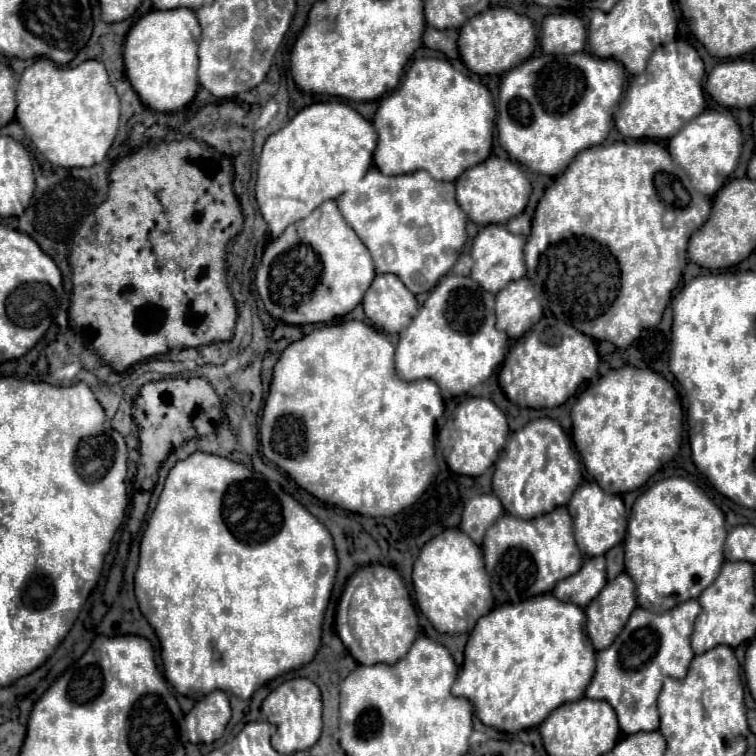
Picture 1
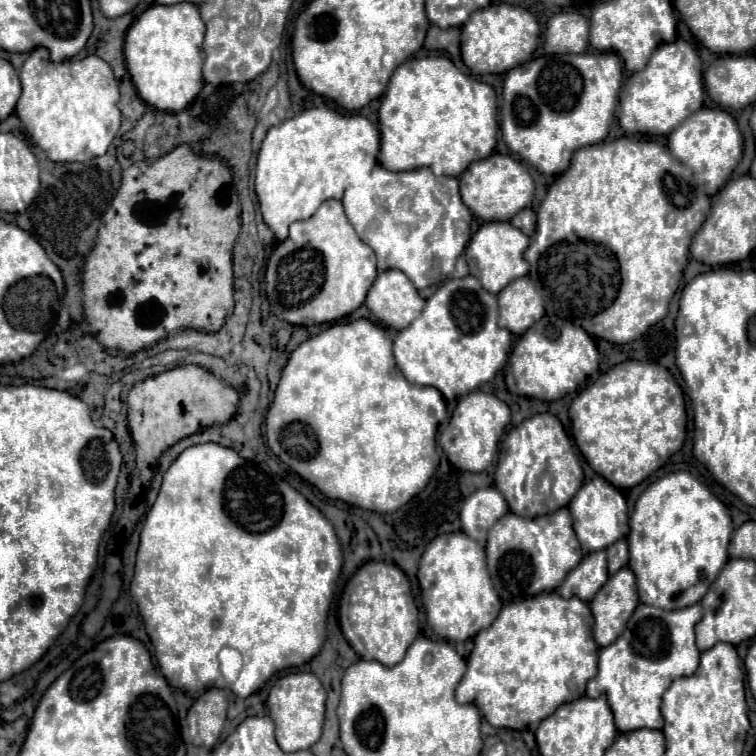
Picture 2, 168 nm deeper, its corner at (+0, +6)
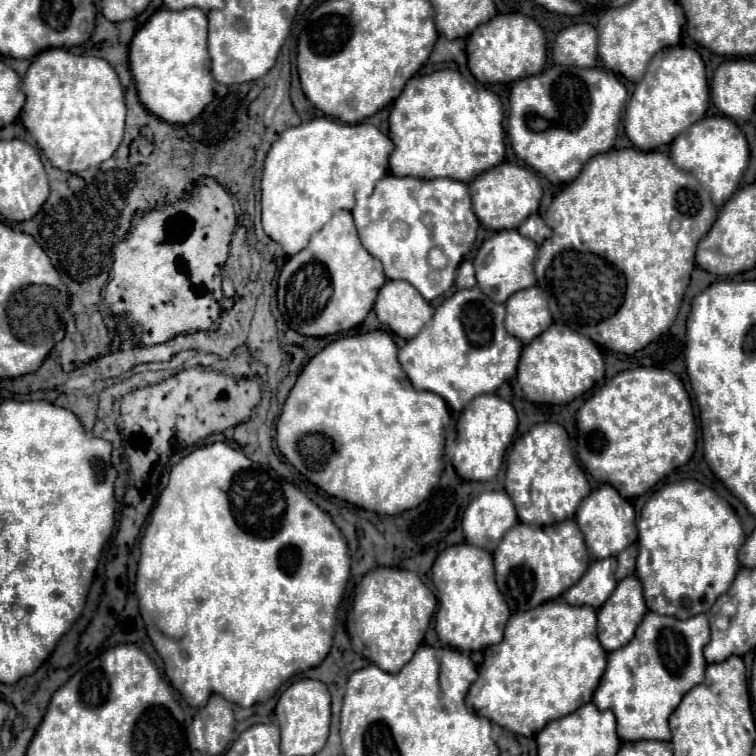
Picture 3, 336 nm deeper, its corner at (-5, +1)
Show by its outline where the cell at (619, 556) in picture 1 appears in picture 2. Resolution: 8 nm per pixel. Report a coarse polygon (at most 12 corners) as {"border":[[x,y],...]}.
{"border":[[618,540],[608,552],[610,574],[628,564],[628,544]]}

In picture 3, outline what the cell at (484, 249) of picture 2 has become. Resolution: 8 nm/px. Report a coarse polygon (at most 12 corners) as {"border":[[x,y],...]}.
{"border":[[517,231],[481,243],[473,267],[497,303],[535,285],[537,245]]}

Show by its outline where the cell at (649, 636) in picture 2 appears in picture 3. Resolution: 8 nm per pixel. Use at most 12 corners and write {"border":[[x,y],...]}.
{"border":[[649,611],[593,703],[623,741],[669,741],[705,677],[707,615]]}

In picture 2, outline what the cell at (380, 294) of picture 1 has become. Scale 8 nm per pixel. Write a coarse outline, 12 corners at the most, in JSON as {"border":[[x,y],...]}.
{"border":[[400,270],[374,280],[366,306],[404,330],[424,298]]}

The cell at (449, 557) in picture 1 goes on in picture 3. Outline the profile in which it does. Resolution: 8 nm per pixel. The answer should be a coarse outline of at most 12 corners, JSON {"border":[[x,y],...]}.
{"border":[[447,547],[431,567],[443,645],[481,651],[511,615],[493,557]]}

